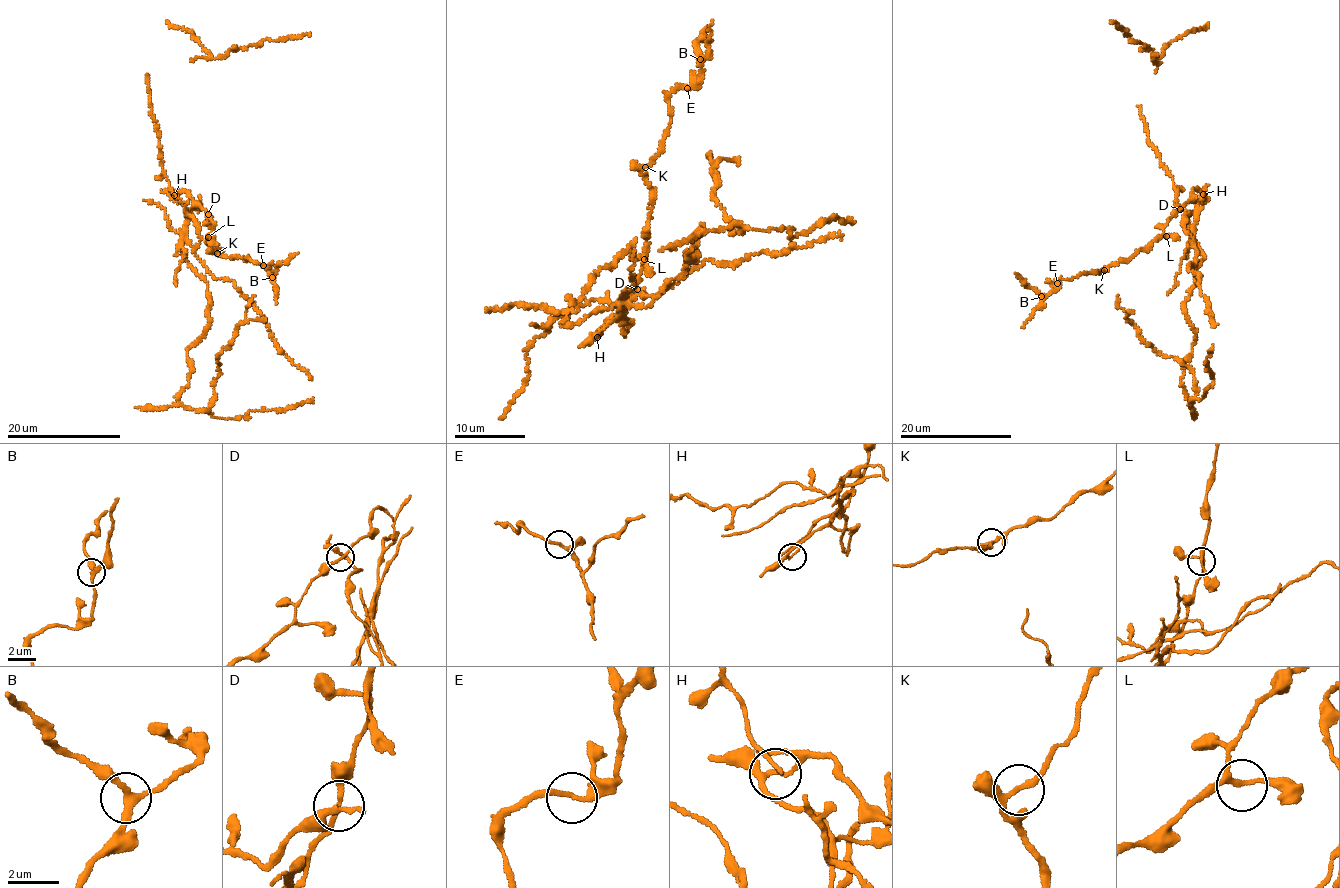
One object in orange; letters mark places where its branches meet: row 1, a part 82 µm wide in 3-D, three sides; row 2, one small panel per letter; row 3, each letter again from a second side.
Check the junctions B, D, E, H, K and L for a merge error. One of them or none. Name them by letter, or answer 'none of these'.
H

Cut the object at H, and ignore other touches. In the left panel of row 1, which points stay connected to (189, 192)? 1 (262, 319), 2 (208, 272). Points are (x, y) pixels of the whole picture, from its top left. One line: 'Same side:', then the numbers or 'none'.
Same side: none

